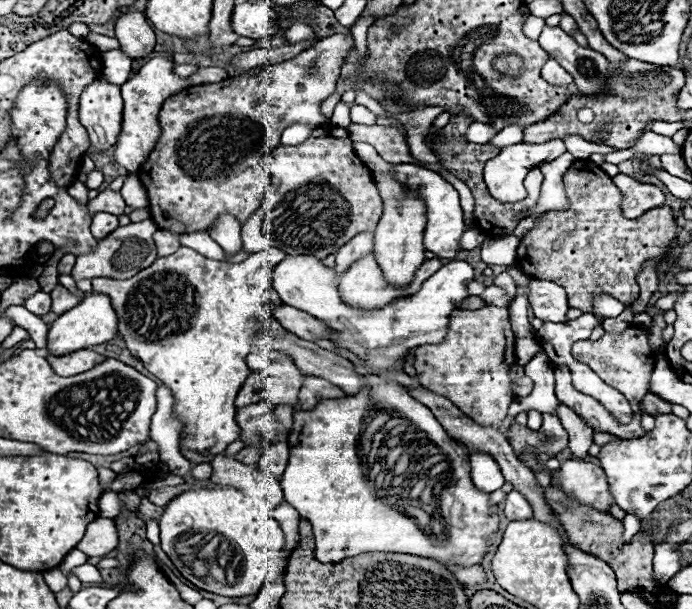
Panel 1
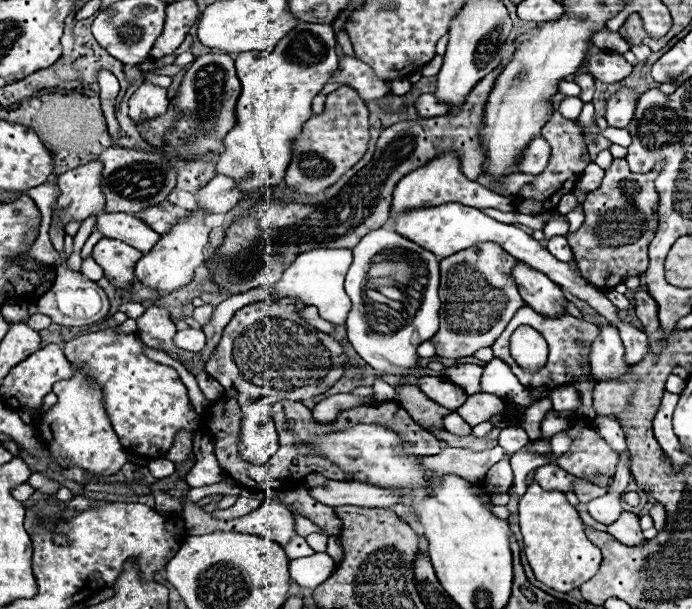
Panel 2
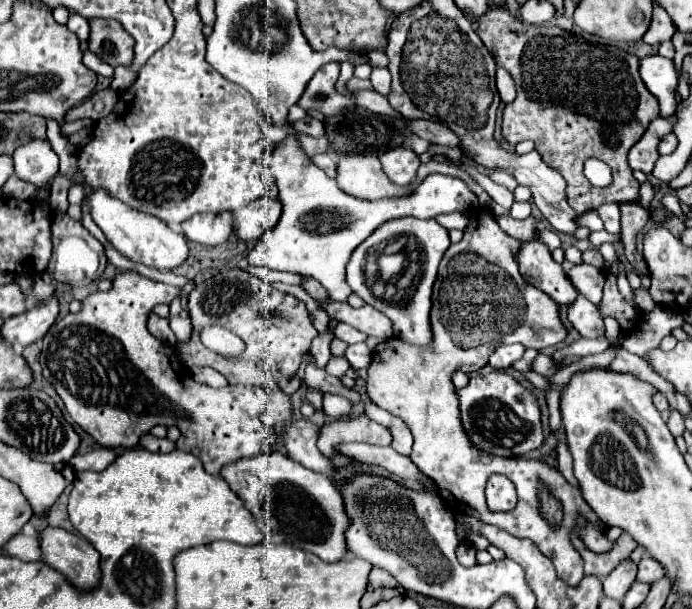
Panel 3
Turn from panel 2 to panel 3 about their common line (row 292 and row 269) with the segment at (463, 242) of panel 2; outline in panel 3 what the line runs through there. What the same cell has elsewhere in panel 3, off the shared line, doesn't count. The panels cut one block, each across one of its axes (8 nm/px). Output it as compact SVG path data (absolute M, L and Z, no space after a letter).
M580 264L568 272L568 278L574 282L576 290L582 296L586 296L592 304L600 306L598 302L602 300L602 284L606 282L606 270L604 268Z

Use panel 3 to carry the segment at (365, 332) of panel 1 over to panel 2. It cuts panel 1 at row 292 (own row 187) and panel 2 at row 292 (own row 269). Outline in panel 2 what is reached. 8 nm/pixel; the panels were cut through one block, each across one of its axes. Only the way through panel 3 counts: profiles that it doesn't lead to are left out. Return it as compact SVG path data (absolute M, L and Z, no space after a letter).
M316 248L302 252L290 268L284 270L282 278L272 286L272 292L266 300L280 300L280 298L294 298L304 302L306 306L316 306L320 316L334 326L346 326L346 316L352 308L348 294L344 292L344 276L352 264L352 250L350 248Z

